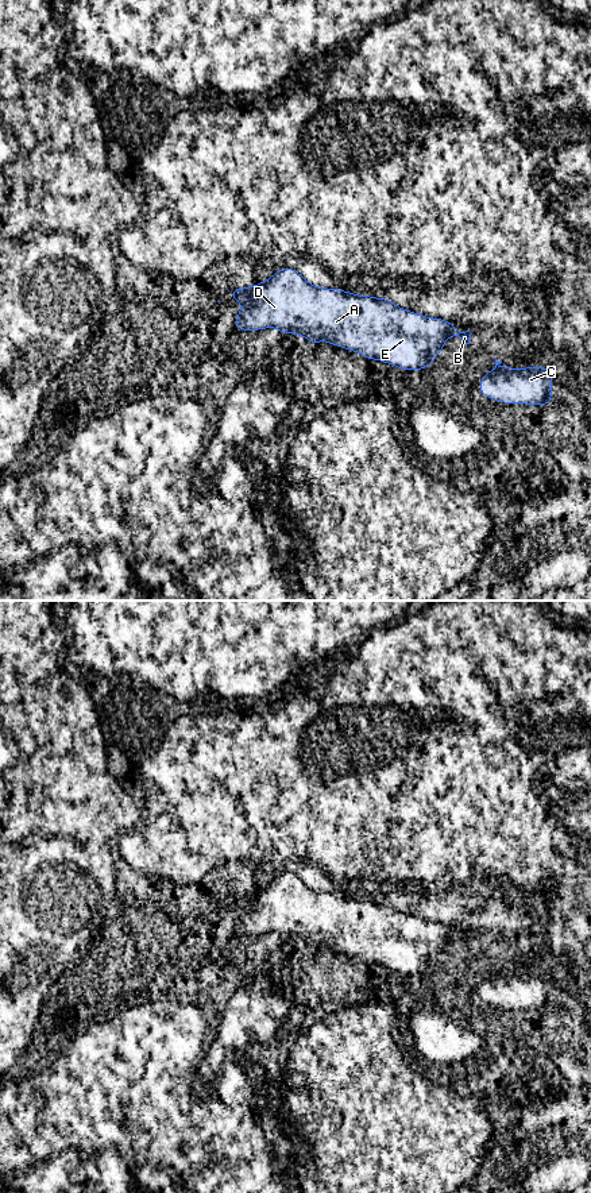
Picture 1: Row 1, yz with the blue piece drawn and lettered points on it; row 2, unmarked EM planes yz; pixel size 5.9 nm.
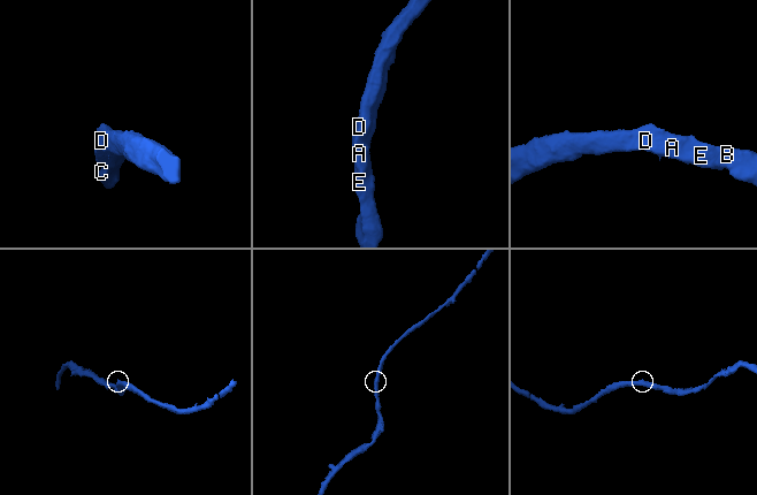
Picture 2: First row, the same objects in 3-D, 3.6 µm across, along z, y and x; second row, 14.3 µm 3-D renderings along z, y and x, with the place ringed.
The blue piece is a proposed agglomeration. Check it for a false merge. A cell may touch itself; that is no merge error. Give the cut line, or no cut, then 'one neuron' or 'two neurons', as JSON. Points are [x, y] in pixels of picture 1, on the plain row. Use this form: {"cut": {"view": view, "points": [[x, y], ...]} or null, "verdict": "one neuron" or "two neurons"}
{"cut": null, "verdict": "one neuron"}

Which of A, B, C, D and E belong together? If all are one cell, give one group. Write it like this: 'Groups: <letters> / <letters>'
Groups: A B C D E

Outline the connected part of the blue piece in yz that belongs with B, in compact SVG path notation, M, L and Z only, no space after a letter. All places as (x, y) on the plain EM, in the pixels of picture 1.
M291 872L277 875L262 888L231 896L233 906L242 907L233 934L260 935L278 933L281 938L294 938L312 949L327 945L331 950L360 957L366 964L382 965L401 974L424 974L439 961L445 943L456 941L470 949L471 937L459 937L453 927L444 923L426 922L402 914L390 903L358 900L341 893L317 892L310 889Z

